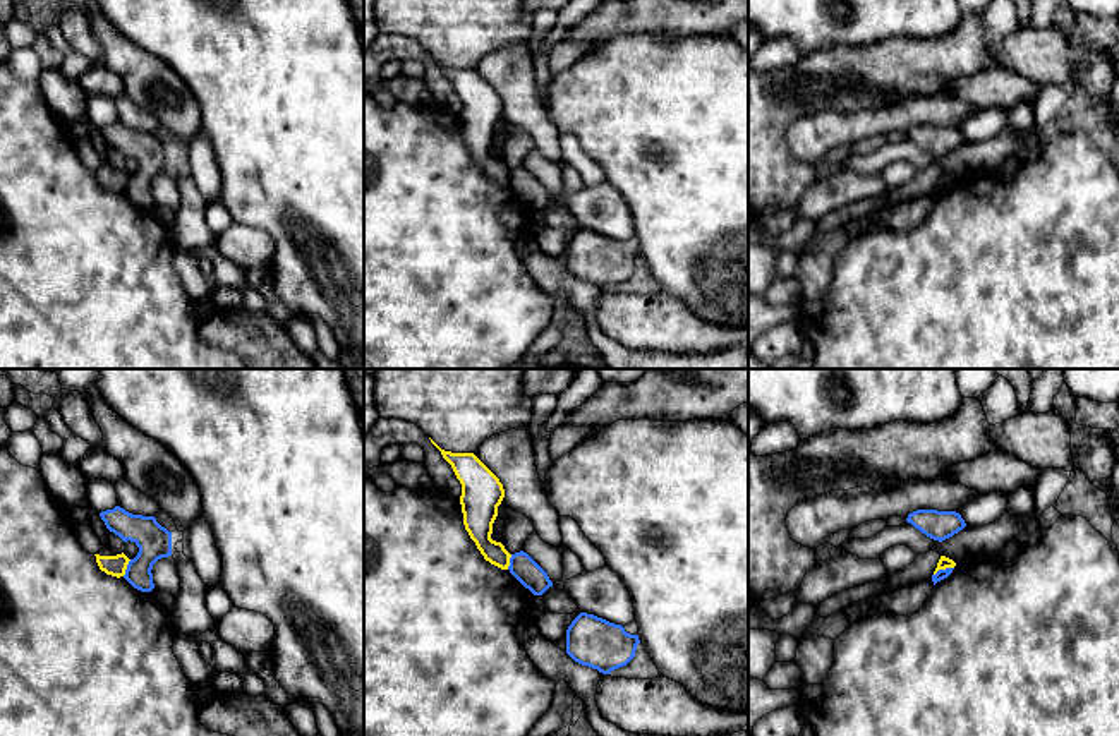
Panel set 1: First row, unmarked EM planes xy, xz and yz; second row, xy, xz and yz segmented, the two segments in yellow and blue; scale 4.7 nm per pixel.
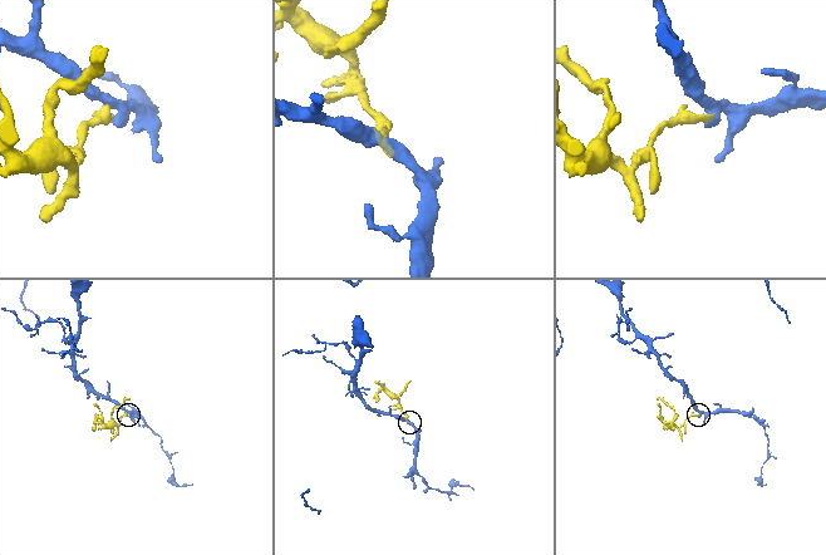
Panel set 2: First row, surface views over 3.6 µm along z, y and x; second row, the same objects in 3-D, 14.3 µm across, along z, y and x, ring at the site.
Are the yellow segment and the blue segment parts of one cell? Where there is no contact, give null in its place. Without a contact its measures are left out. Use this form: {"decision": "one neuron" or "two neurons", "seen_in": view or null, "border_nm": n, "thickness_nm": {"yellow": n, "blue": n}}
{"decision": "two neurons", "seen_in": "yz", "border_nm": 100, "thickness_nm": {"yellow": 50, "blue": 50}}

